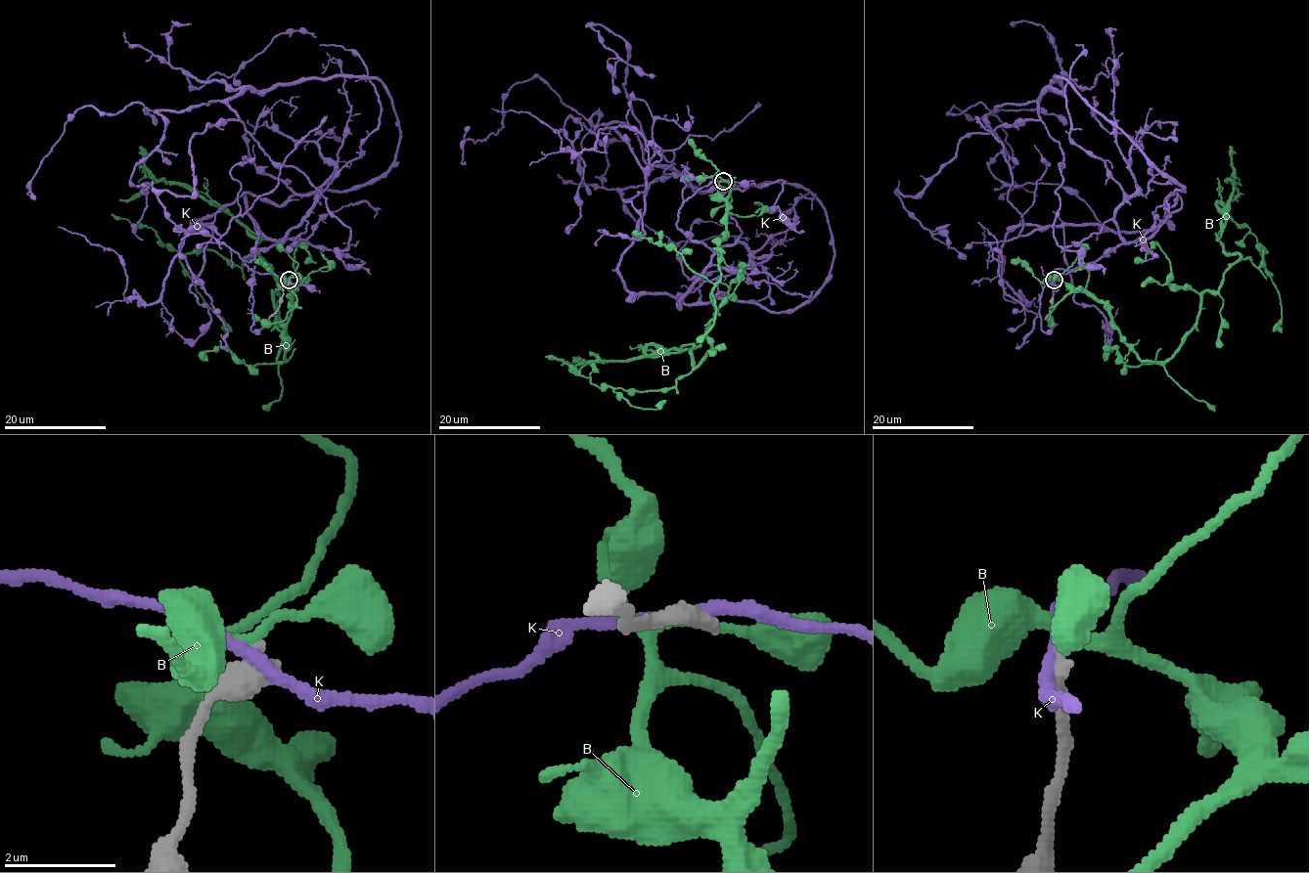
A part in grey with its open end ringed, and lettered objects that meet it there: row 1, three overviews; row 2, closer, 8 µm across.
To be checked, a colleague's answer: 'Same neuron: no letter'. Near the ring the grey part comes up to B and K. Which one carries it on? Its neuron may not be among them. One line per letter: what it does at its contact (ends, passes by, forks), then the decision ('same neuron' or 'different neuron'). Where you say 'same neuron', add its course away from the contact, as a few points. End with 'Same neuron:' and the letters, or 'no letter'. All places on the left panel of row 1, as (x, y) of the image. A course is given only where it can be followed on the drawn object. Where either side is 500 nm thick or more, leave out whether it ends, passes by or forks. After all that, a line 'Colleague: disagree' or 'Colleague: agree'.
B: it forks; different neuron
K: it passes by; different neuron
Same neuron: no letter
Colleague: agree

